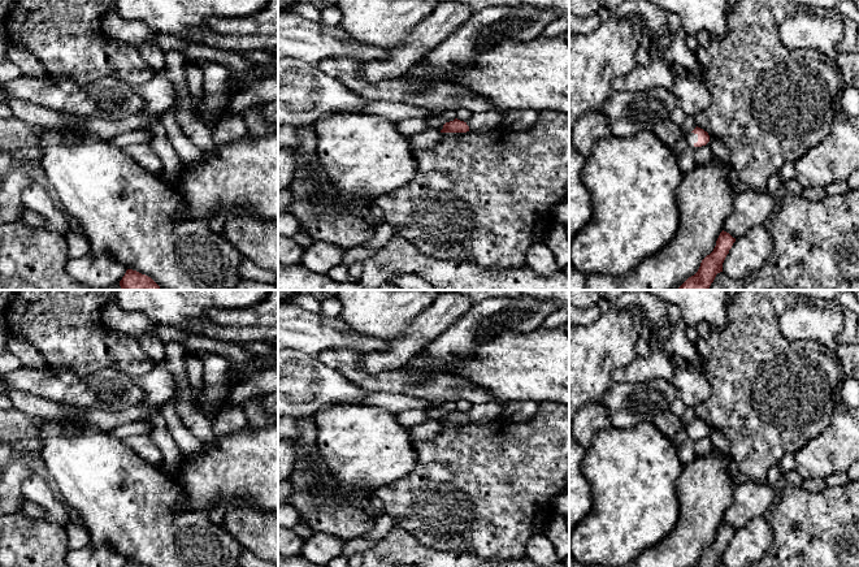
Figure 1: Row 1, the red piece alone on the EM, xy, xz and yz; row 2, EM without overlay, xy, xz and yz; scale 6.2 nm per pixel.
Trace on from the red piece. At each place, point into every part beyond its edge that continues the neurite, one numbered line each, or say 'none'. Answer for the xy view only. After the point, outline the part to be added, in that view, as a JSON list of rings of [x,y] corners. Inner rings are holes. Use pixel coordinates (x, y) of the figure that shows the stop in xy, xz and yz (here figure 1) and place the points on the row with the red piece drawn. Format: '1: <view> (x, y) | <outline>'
none

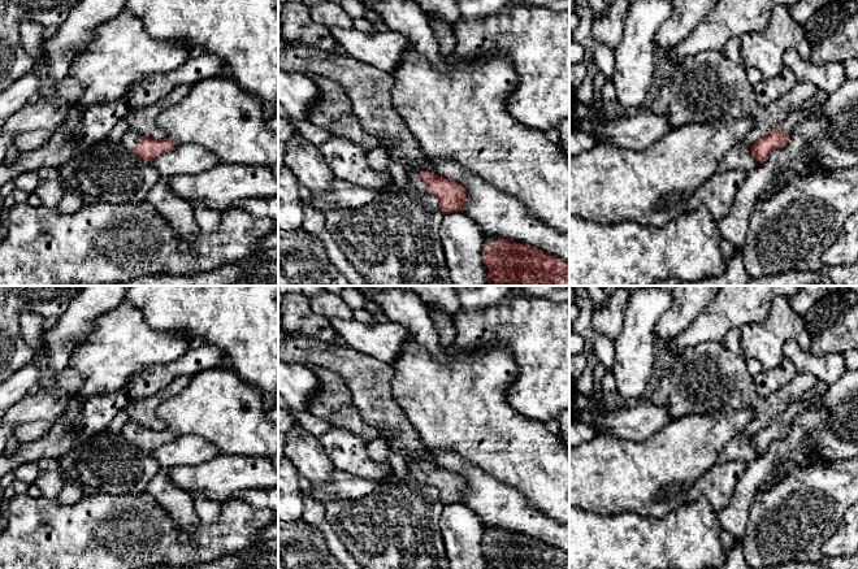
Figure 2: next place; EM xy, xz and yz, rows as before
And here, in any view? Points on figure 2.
1: xz (415, 182) | [[[407,173],[407,177],[408,177],[410,184],[412,187],[415,187],[419,191],[426,192],[425,183],[421,179],[417,178],[416,173]]]

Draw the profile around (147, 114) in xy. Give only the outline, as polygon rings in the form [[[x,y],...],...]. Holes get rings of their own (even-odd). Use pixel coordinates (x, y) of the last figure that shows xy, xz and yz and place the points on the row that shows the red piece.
[[[188,84],[176,86],[165,97],[160,99],[153,105],[142,107],[127,116],[129,127],[138,131],[142,136],[153,138],[157,140],[168,138],[166,131],[156,125],[156,117],[166,108],[176,105],[190,91]]]

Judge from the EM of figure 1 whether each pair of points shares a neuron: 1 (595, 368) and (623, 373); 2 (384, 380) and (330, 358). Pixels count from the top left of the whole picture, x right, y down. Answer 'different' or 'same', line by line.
1: different
2: same

